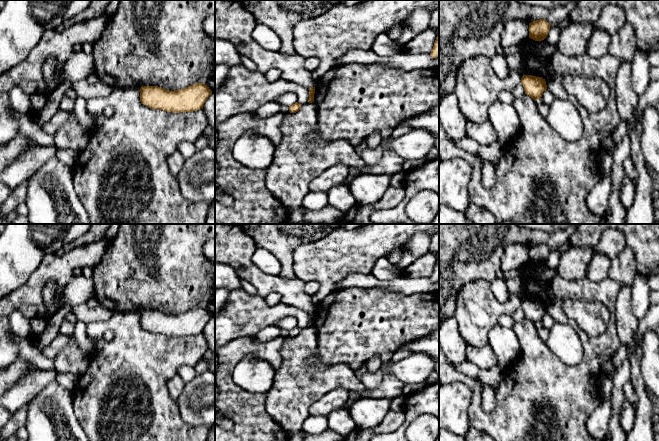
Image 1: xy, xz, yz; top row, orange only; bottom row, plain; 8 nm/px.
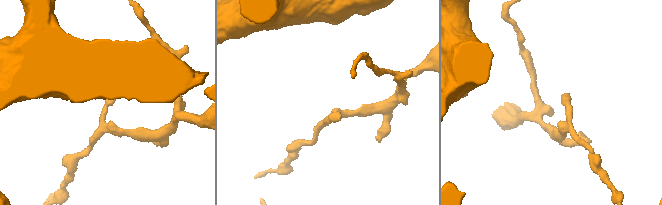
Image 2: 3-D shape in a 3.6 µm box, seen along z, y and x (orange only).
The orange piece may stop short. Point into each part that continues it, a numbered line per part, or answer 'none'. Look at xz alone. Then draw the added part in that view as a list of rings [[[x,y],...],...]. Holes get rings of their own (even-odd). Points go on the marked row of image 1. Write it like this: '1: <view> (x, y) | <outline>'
none

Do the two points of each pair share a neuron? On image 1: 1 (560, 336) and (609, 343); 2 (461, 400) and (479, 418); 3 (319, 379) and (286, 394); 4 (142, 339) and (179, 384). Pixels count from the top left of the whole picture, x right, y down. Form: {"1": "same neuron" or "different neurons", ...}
{"1": "different neurons", "2": "different neurons", "3": "same neuron", "4": "different neurons"}

